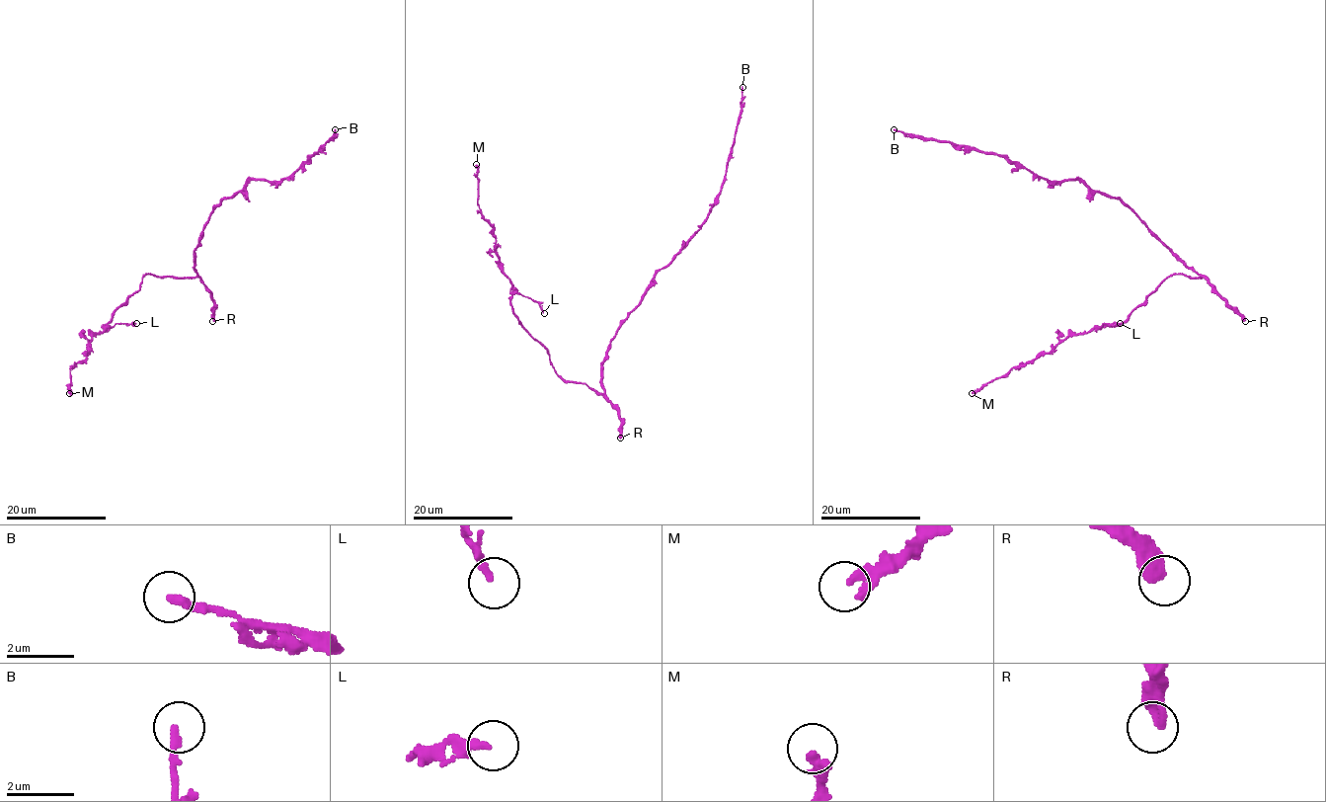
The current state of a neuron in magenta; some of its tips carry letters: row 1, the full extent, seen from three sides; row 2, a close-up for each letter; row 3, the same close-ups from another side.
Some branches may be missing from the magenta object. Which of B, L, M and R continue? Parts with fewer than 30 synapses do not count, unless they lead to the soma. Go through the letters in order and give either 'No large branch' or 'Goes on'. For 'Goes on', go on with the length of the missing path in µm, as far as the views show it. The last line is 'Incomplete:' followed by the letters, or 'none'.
B: Goes on. Missing length about 40 µm
L: No large branch
M: No large branch
R: No large branch
Incomplete: B

